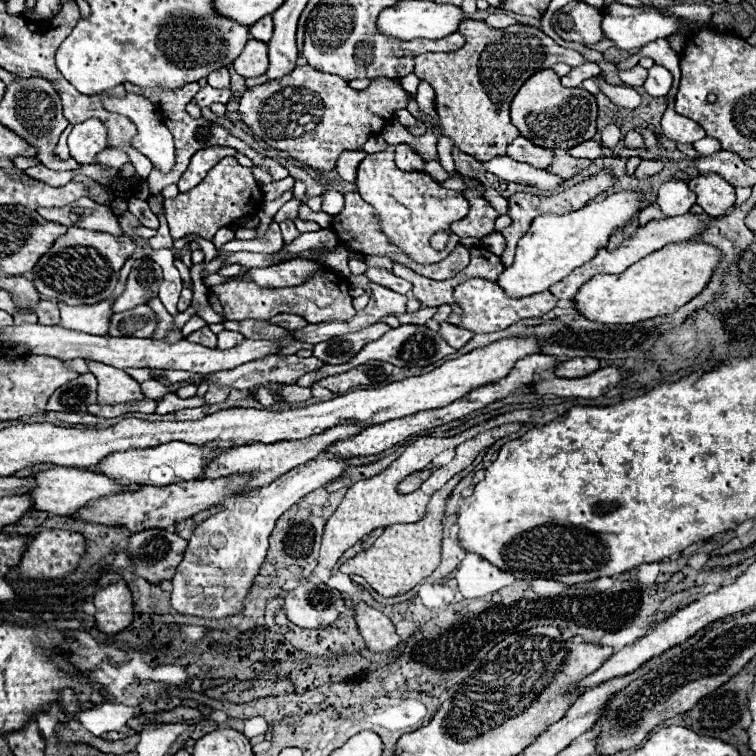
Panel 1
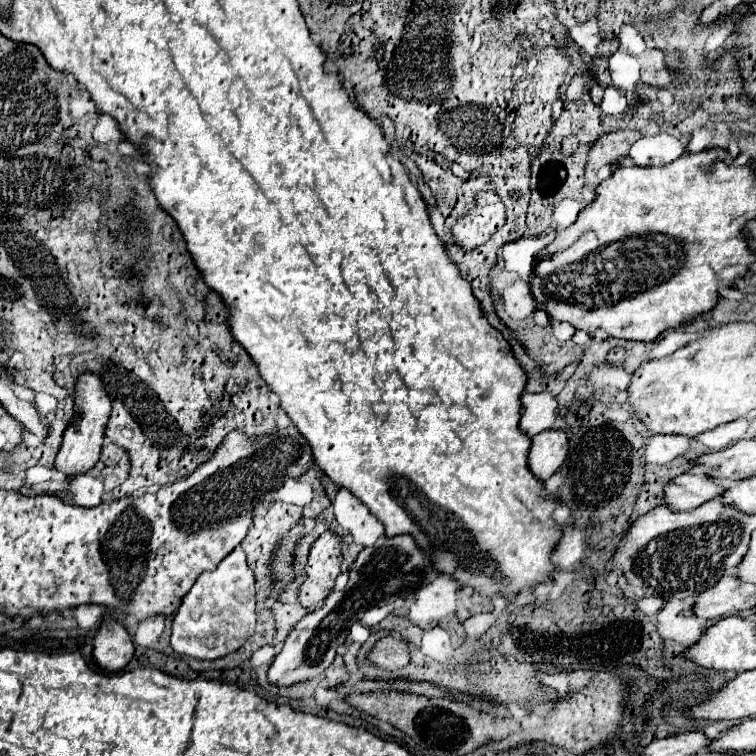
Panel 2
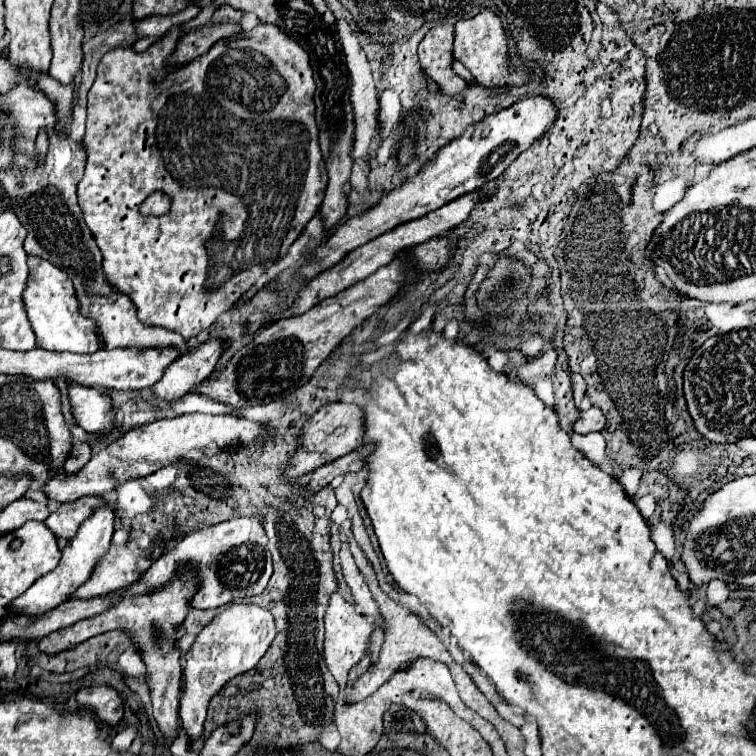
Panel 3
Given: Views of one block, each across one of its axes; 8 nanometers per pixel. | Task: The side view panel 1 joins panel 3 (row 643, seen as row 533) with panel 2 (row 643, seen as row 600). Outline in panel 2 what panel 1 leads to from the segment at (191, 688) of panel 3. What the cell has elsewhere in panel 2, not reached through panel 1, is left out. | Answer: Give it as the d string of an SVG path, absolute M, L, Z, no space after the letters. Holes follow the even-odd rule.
M236 546L212 572L202 572L182 604L172 624L172 648L178 654L216 660L238 650L256 626L256 592L254 574L246 564L244 550Z

